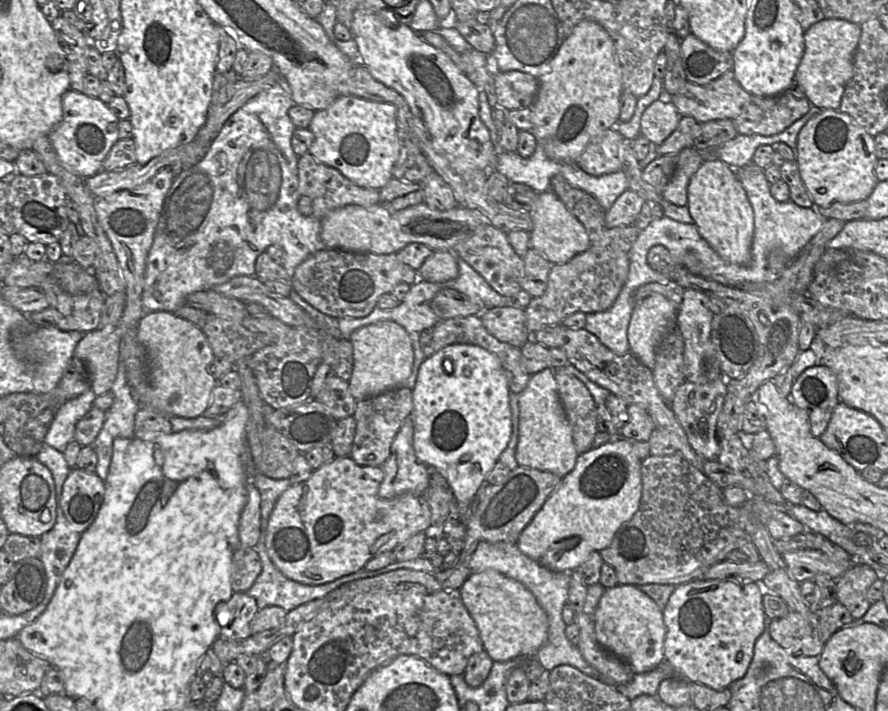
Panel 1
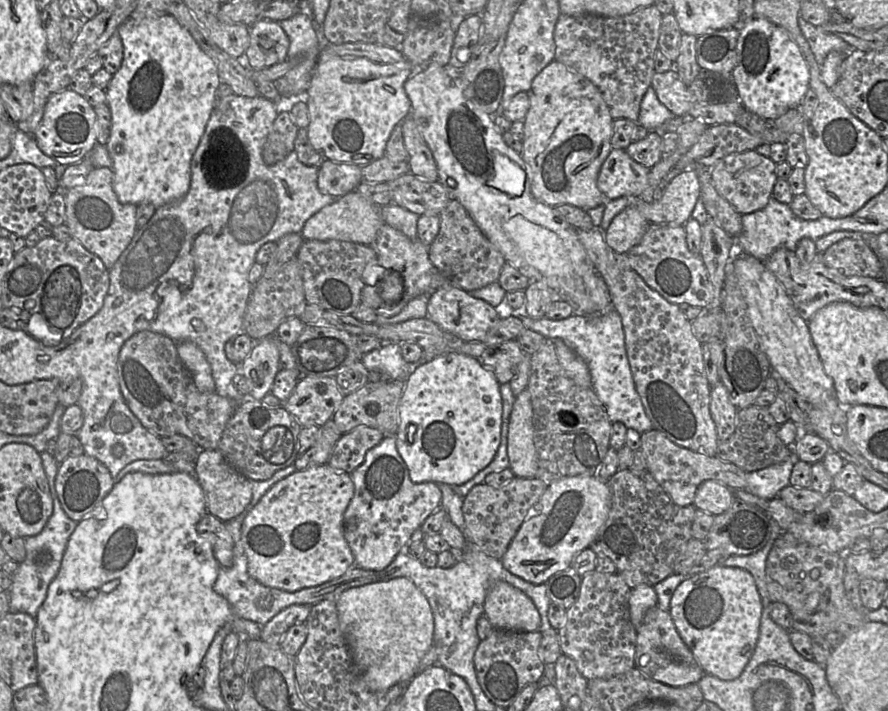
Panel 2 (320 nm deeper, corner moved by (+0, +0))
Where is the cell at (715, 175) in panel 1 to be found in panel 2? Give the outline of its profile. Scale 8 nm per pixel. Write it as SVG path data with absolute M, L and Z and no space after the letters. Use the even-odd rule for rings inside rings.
M736 252L732 262L747 305L747 314L772 370L812 407L825 406L826 401L836 398L834 384L824 372L807 321L799 316L784 287L764 261L745 252Z

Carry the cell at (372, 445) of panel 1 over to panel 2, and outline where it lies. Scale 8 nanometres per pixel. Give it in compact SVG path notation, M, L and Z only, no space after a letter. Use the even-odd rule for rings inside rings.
M358 426L341 436L327 464L338 471L352 473L364 462L366 453L384 437L385 434L378 429Z

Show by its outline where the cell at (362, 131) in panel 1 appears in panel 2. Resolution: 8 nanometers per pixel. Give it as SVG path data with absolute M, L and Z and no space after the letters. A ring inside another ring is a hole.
M323 39L322 49L318 55L305 102L309 111L309 125L306 128L311 146L333 162L366 166L385 155L386 144L396 125L411 113L411 103L407 97L404 84L416 72L409 61L401 63L379 64L364 57L342 58L335 54Z

